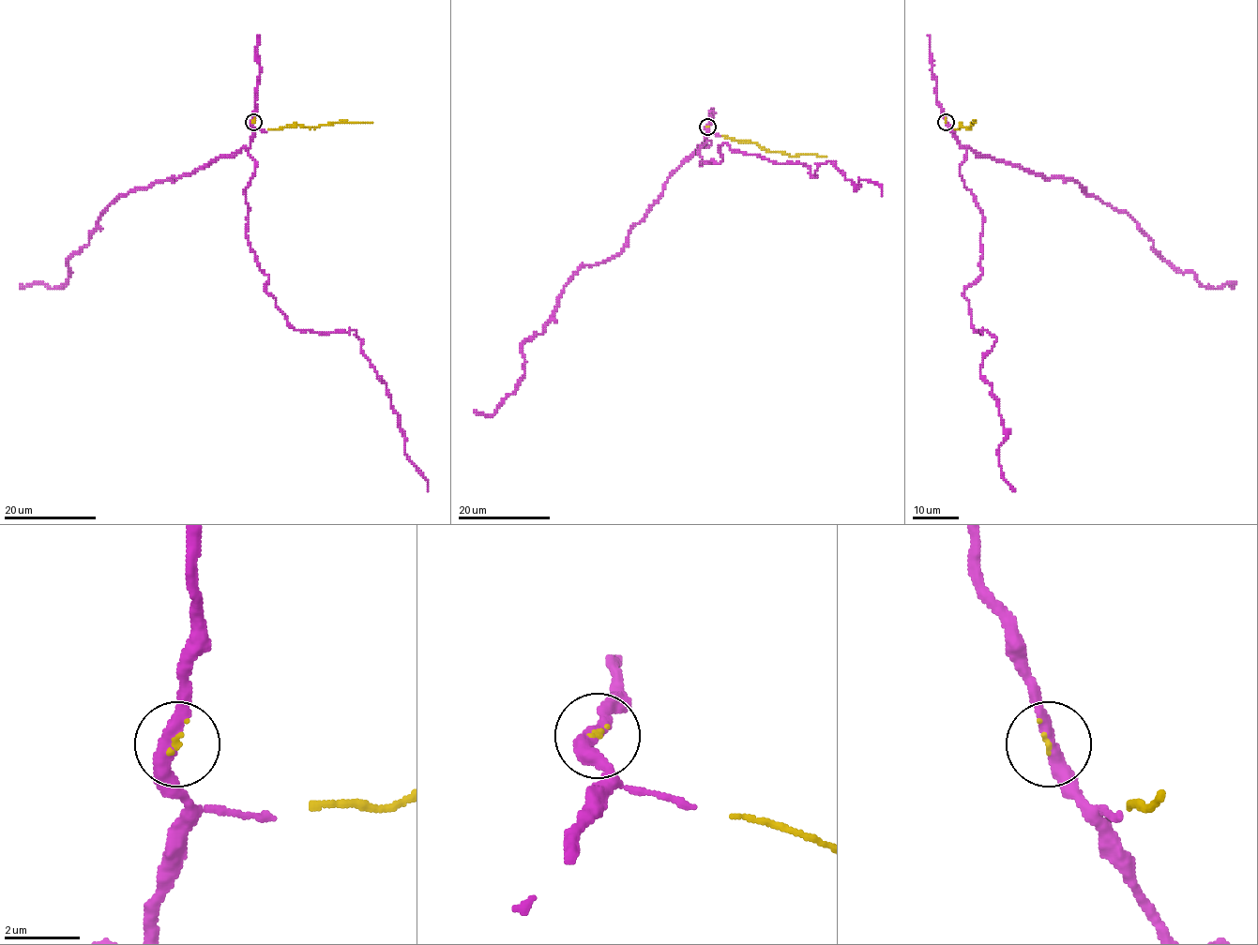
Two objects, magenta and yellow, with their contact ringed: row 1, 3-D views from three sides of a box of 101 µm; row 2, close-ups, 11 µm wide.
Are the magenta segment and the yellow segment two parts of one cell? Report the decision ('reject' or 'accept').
accept

